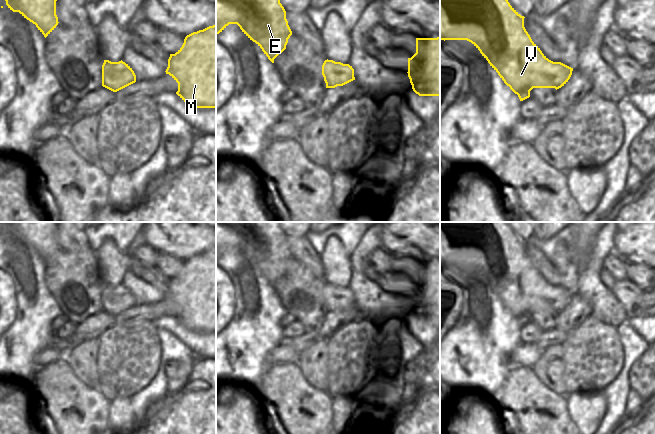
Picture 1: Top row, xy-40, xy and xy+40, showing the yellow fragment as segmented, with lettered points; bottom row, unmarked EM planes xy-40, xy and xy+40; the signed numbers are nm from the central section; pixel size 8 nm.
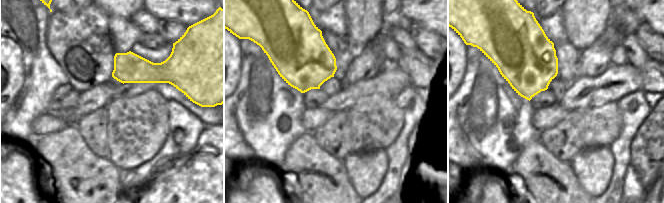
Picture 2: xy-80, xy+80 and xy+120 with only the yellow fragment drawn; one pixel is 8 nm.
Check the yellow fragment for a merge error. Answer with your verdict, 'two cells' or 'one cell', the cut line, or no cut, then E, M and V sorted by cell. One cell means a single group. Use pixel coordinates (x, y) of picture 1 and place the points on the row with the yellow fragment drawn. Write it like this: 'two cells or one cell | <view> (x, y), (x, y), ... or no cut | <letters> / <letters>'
one cell | no cut | E M V

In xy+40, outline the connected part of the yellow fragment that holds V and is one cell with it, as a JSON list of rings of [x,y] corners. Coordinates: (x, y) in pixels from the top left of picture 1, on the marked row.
[[[440,0],[440,40],[471,42],[520,101],[530,97],[533,88],[564,86],[573,68],[549,60],[532,41],[521,16],[508,0]]]

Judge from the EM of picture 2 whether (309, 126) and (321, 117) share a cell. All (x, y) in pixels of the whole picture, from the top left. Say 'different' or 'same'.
same

